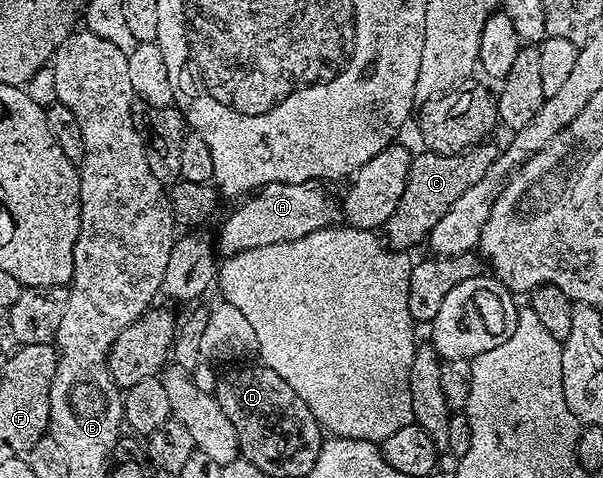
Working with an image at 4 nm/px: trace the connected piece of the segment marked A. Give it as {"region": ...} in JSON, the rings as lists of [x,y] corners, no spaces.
{"region":[[[273,182],[263,186],[261,190],[251,193],[249,197],[241,203],[239,210],[234,210],[226,218],[226,223],[222,226],[222,231],[216,237],[216,246],[219,251],[223,250],[223,255],[231,256],[239,254],[252,248],[264,248],[268,244],[280,244],[281,242],[291,242],[300,240],[317,230],[329,230],[335,225],[334,222],[340,218],[340,202],[336,197],[329,198],[326,195],[325,185],[318,182],[301,182],[300,184],[288,184],[287,182]]]}

